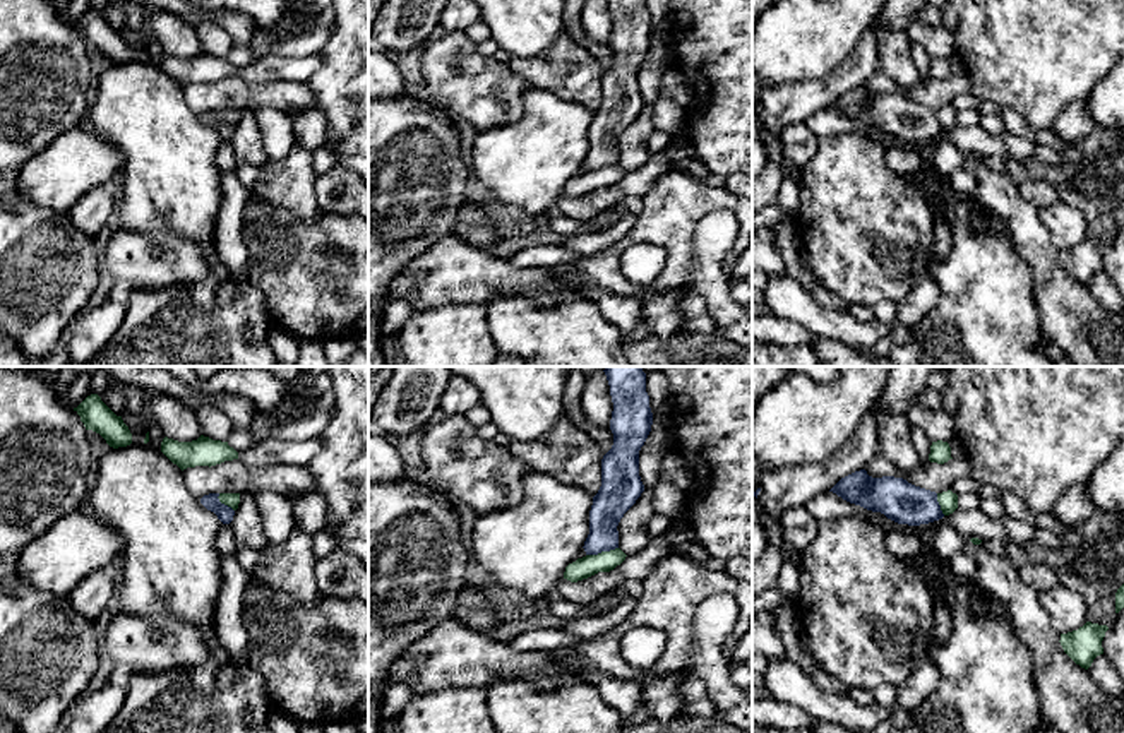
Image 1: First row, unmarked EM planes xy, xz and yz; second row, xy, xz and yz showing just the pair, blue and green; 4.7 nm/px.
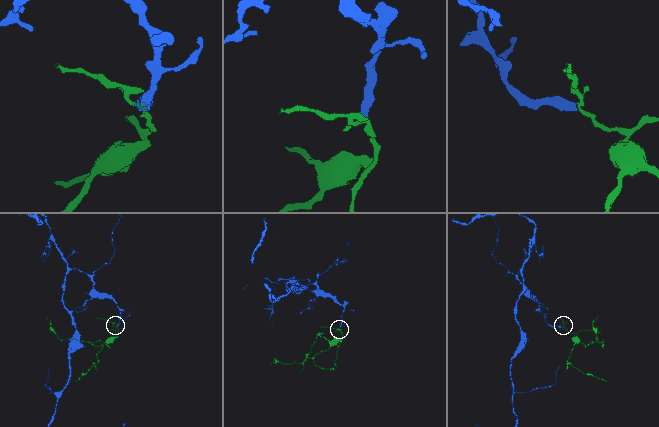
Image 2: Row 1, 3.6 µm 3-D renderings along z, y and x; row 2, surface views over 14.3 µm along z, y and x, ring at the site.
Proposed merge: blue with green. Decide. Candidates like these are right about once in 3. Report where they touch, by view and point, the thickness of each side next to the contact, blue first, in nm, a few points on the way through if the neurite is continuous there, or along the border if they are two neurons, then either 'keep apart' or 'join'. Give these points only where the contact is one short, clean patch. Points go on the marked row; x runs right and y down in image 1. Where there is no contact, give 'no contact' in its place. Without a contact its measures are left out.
contact xz (602, 550); calibres 170 and 100 nm; border xz (617, 547), (586, 555); keep apart

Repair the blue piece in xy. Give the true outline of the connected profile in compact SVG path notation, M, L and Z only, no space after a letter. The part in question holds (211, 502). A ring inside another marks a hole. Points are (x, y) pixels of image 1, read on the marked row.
M209 493L200 498L200 504L214 512L223 524L230 524L233 521L235 510L219 502L219 493Z

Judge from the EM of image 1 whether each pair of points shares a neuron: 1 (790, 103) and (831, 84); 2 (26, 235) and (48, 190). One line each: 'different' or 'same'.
1: same
2: different

